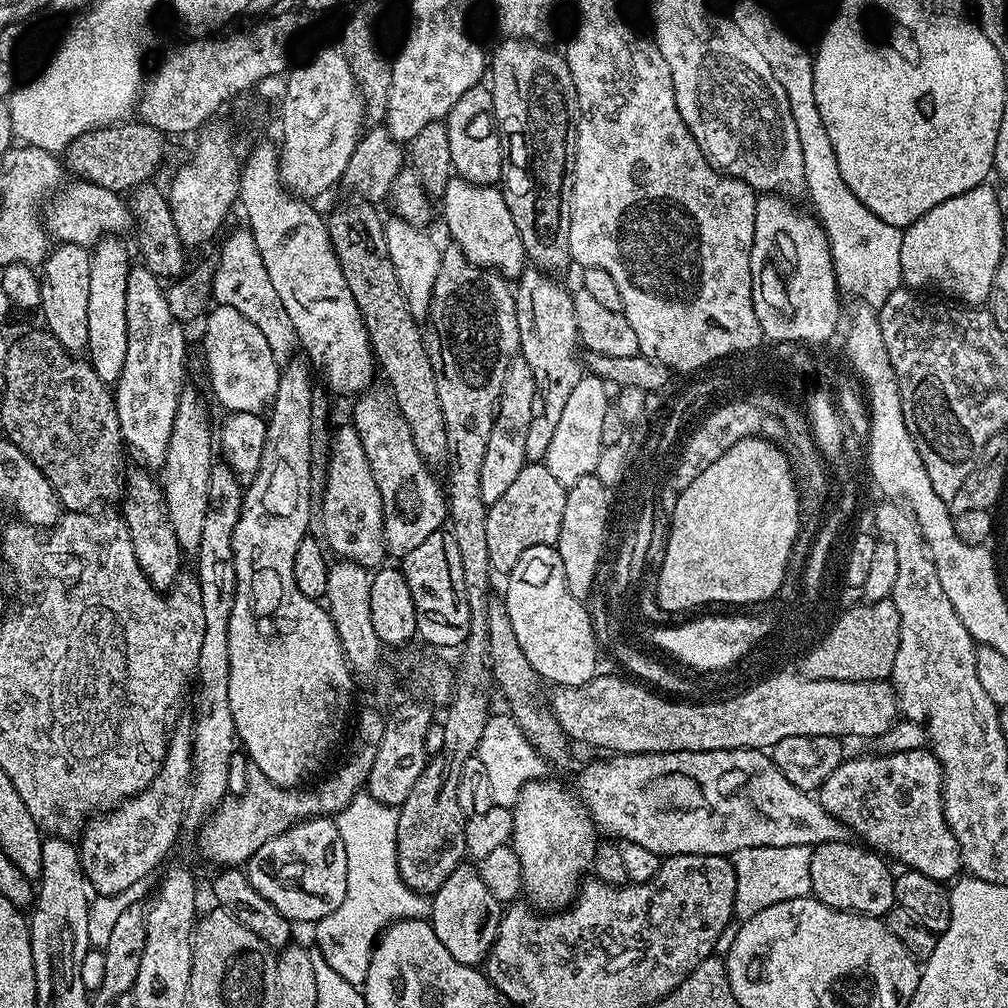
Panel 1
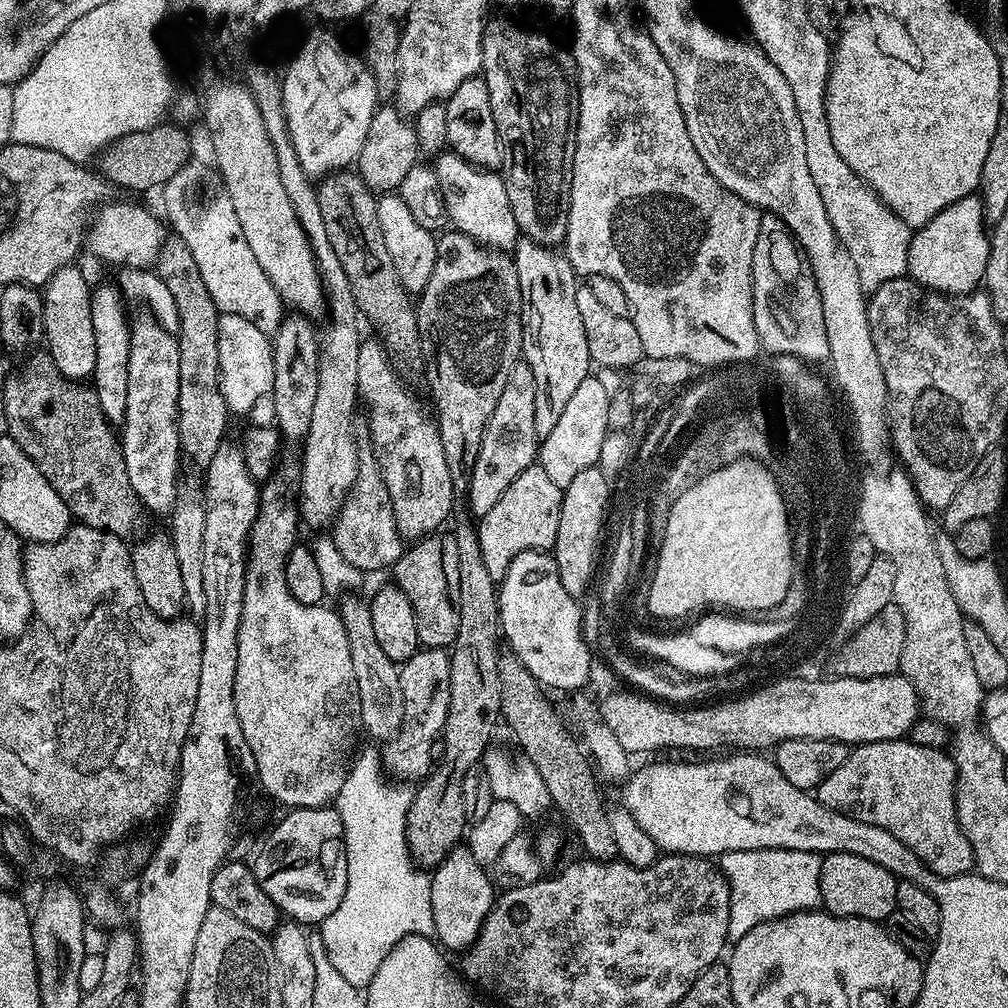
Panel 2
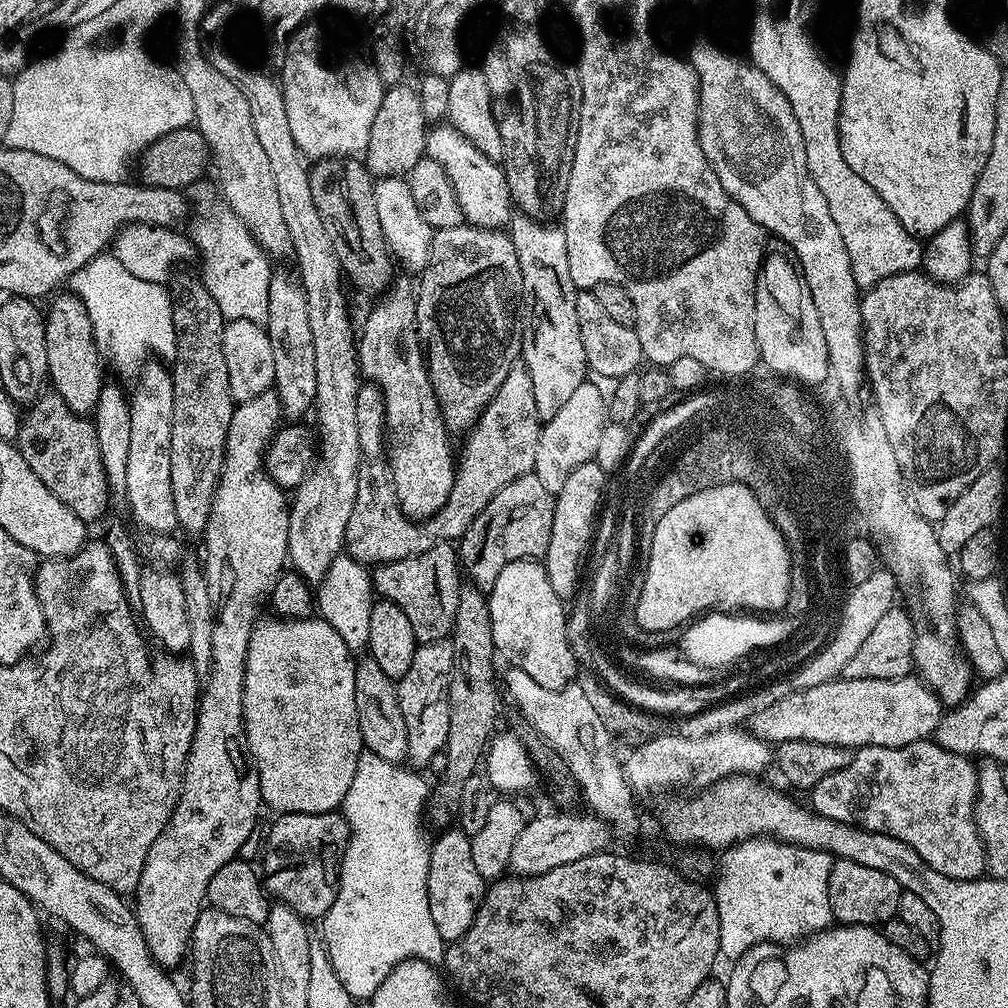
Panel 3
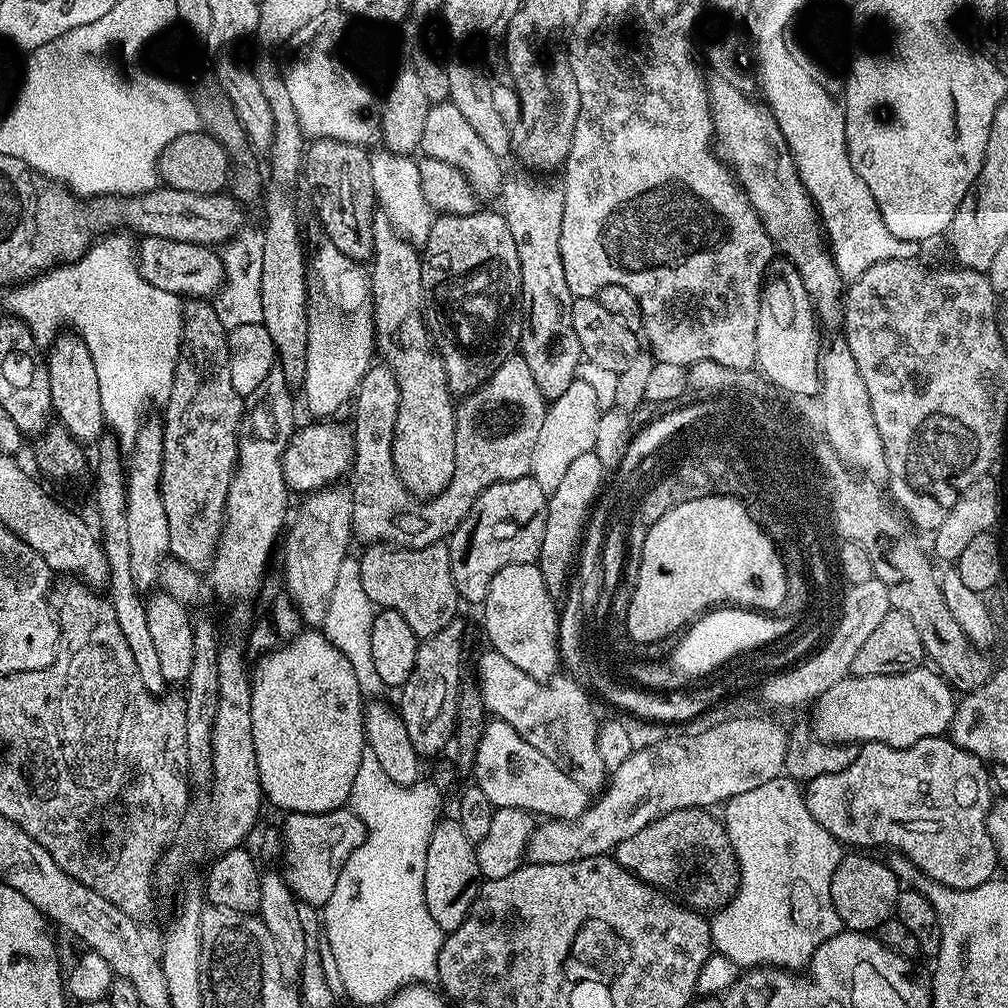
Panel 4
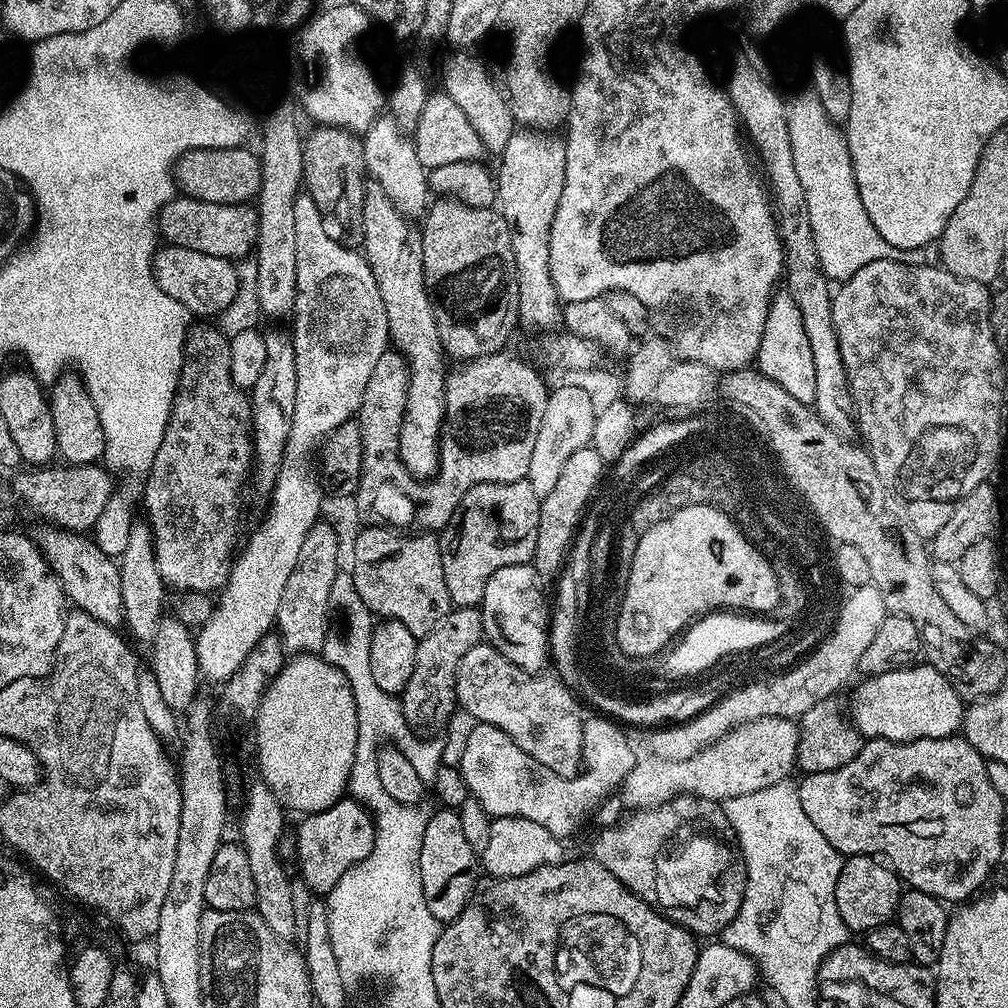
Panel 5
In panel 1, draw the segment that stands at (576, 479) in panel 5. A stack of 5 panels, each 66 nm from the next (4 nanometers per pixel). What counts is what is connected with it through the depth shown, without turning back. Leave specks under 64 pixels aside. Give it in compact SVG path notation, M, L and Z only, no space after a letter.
M595 474L578 478L568 488L566 511L562 514L562 534L558 534L555 547L560 552L562 564L566 566L566 580L570 592L579 600L591 597L595 589L596 575L599 572L600 550L605 546L610 533L604 528L607 515L607 496L604 495L602 482Z

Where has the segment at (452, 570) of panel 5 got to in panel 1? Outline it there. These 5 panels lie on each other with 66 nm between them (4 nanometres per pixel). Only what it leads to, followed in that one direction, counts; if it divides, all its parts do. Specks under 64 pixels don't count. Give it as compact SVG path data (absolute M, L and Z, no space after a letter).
M529 462L522 474L502 493L498 502L488 505L486 514L486 550L490 550L493 573L507 574L514 570L518 558L530 550L530 546L555 545L562 534L562 514L566 511L568 488L543 462Z

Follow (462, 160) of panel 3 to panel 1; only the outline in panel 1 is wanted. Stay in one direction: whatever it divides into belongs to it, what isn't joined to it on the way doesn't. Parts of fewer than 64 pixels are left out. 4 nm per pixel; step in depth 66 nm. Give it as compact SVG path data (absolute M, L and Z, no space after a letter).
M453 178L448 181L442 203L451 243L460 248L470 262L509 278L519 278L524 273L526 257L522 238L518 238L518 226L514 226L514 218L510 218L510 206L506 206L499 187Z

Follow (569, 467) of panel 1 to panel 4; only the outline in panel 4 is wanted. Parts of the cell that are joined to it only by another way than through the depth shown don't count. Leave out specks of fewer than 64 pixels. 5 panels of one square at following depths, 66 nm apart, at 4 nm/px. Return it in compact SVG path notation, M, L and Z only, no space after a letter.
M578 378L572 380L570 386L566 386L566 390L545 407L542 430L538 430L538 442L534 442L534 454L530 458L530 474L544 492L551 494L558 490L566 469L579 456L592 451L601 411L592 387Z

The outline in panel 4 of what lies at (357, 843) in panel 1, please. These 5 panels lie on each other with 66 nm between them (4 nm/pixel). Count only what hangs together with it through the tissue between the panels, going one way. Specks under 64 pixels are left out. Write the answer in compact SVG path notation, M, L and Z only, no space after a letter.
M365 754L362 758L362 766L358 766L358 775L354 777L354 786L350 786L350 798L347 807L351 808L352 812L364 823L364 841L362 846L353 850L350 858L346 858L346 862L342 866L342 874L338 874L338 882L334 885L334 894L330 894L330 898L322 906L322 936L326 941L326 952L332 956L337 966L339 987L344 987L345 994L356 1004L381 1003L380 1005L383 1005L395 992L399 992L400 989L408 987L413 982L432 982L436 980L438 950L442 946L446 933L438 926L438 922L434 922L434 918L430 918L430 910L426 910L424 879L426 878L426 846L430 842L430 834L434 834L434 826L442 819L440 796L442 796L441 788L434 786L431 779L428 778L421 778L415 784L407 786L390 782L390 778L386 778L382 766L378 766L378 758L371 754Z

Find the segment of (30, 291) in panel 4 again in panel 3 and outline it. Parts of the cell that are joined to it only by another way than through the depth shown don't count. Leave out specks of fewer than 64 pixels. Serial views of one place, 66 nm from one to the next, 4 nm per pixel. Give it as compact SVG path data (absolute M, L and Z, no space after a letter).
M114 254L95 256L89 264L82 266L82 270L71 276L71 284L71 295L79 298L82 306L86 306L86 314L92 323L96 347L99 348L101 357L109 365L112 363L122 375L135 377L145 361L151 357L148 356L151 352L156 358L175 357L176 331L172 321L172 302L169 293L161 285L151 284L142 278L134 278L134 274L130 274L130 270L126 270L126 266L122 266L122 262L118 262Z

